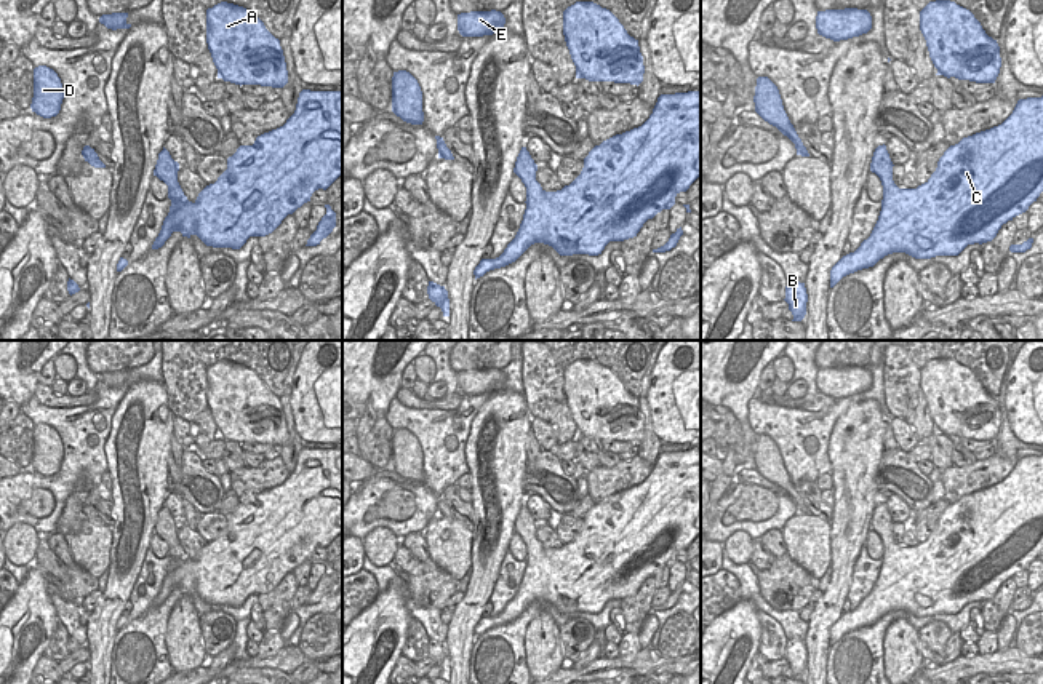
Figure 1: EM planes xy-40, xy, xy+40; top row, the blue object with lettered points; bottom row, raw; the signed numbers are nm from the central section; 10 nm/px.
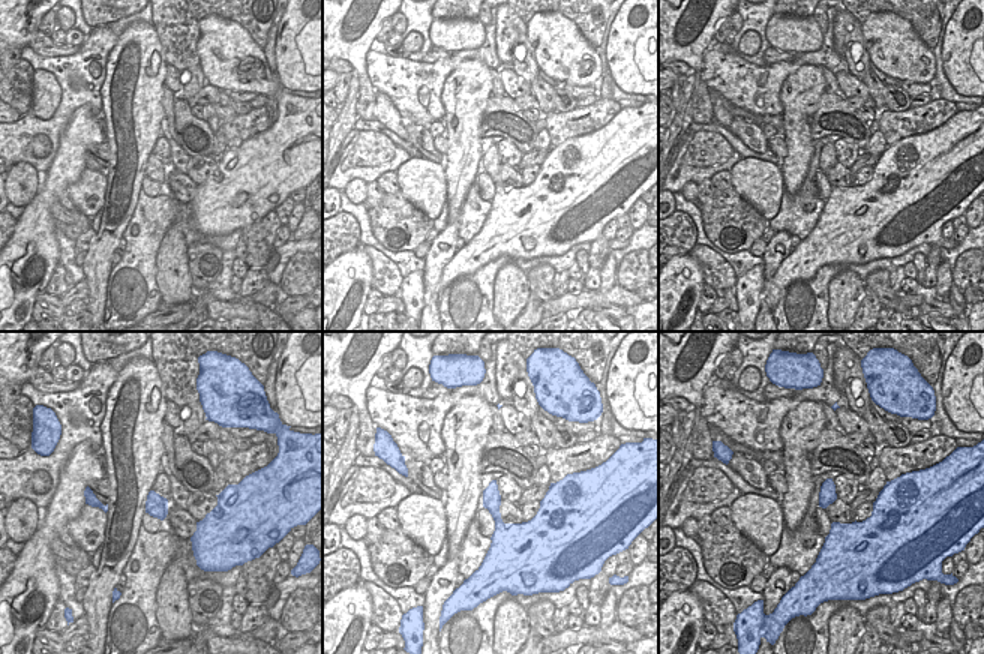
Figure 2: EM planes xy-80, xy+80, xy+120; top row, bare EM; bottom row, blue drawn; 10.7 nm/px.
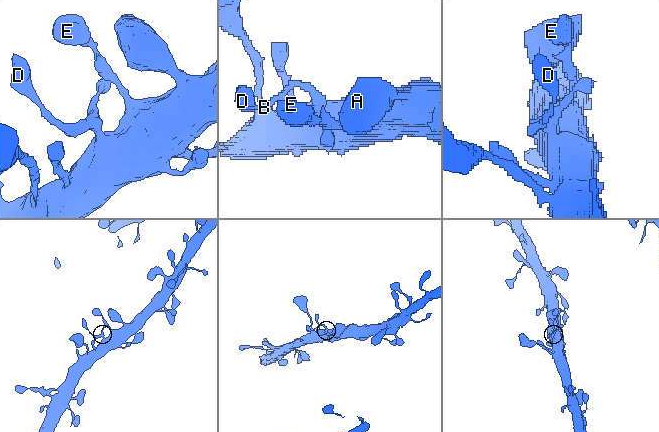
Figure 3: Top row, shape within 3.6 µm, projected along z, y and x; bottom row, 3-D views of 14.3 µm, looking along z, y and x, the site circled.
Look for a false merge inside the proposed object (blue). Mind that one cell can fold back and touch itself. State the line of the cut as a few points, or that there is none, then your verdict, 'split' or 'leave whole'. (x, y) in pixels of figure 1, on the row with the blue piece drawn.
cut in xy+40 along (893, 181), (890, 184), (882, 182); split

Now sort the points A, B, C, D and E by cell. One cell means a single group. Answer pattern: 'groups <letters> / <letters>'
groups A B C E / D

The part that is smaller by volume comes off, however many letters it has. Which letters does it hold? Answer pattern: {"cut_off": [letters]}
{"cut_off": ["D"]}

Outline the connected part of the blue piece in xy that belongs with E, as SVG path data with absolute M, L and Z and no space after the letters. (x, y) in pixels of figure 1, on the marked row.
M470 11L458 14L458 30L462 37L501 34L506 18L501 11Z

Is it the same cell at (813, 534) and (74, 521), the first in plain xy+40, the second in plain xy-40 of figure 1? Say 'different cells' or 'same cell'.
different cells

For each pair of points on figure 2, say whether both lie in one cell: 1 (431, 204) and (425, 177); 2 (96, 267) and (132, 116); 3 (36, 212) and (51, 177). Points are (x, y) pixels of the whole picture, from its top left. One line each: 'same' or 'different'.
1: same
2: same
3: same

